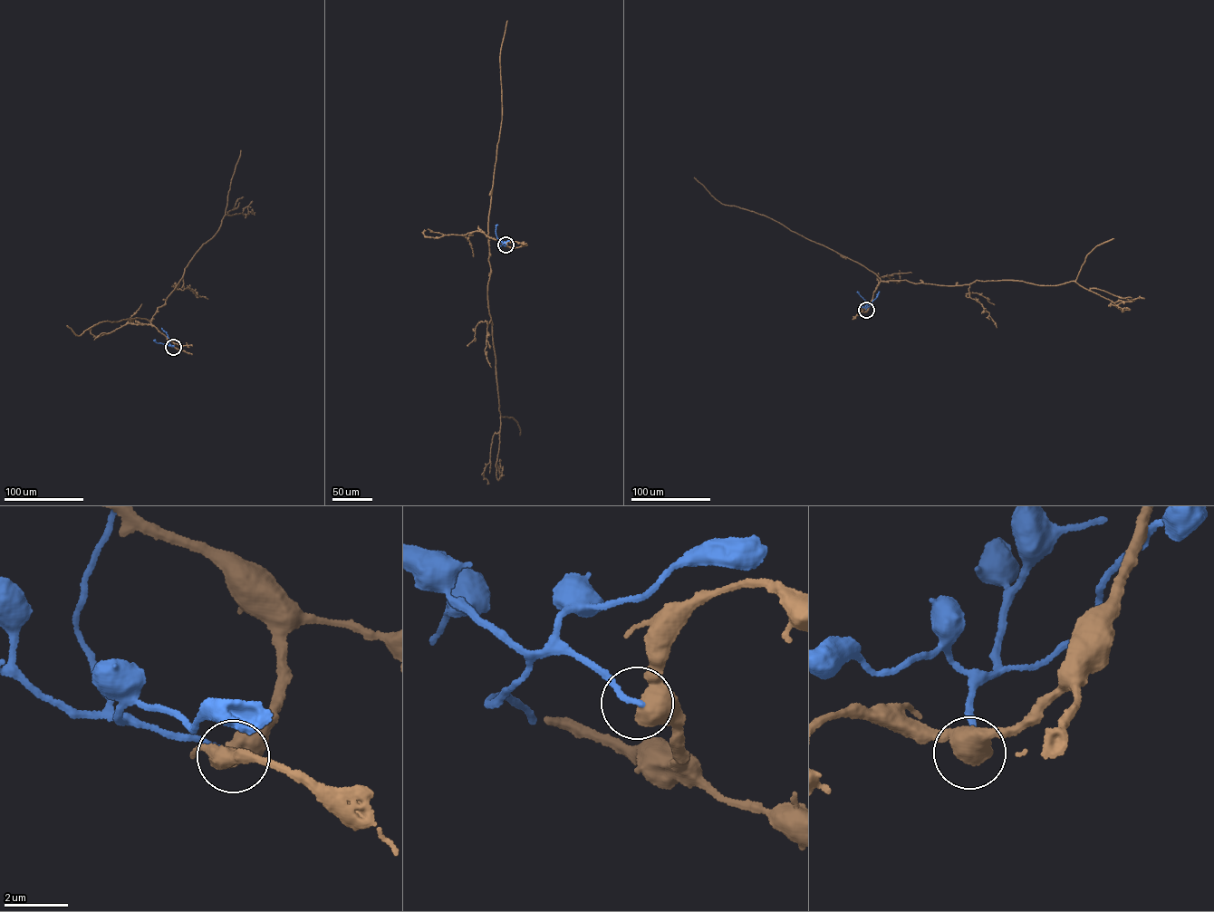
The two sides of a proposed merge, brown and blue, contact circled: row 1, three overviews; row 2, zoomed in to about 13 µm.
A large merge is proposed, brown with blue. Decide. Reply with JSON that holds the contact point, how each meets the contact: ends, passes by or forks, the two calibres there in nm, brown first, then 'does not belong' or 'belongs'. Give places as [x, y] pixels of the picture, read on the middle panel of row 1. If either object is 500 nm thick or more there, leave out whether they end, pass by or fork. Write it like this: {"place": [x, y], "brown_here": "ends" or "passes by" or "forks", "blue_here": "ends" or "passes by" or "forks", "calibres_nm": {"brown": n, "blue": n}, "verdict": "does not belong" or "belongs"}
{"place": [505, 244], "brown_here": "passes by", "blue_here": "ends", "calibres_nm": {"brown": 480, "blue": 170}, "verdict": "does not belong"}

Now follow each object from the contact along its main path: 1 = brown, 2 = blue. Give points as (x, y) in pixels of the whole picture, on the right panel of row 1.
1: (866, 310), (878, 283), (891, 280), (951, 286), (977, 280), (1046, 286), (1073, 281), (1129, 300), (1144, 298)
2: (866, 310), (866, 301), (857, 292)

